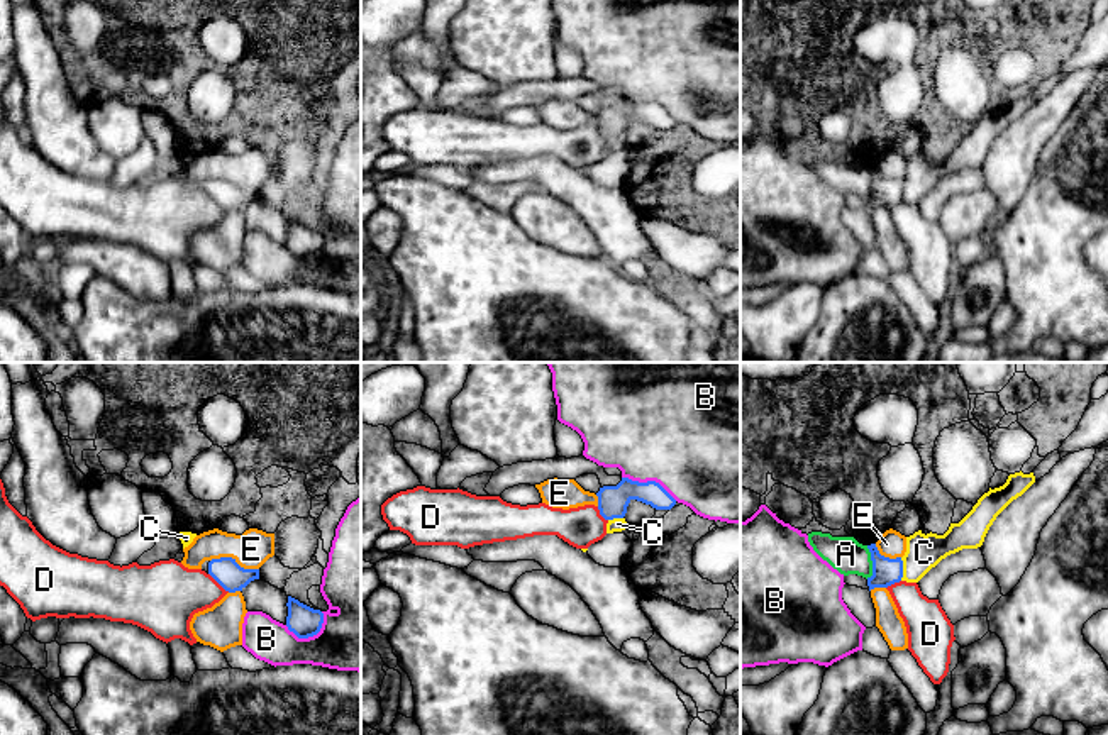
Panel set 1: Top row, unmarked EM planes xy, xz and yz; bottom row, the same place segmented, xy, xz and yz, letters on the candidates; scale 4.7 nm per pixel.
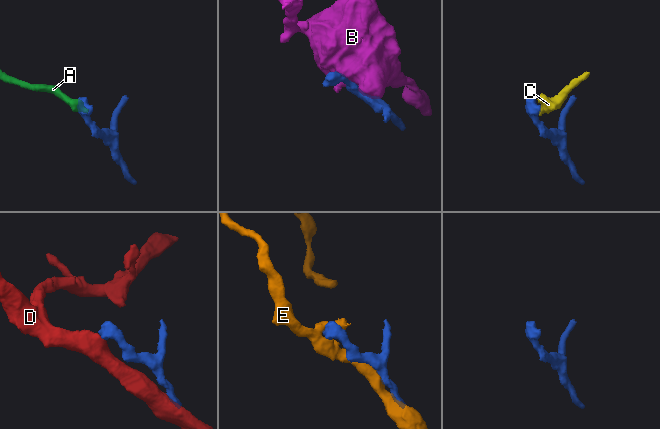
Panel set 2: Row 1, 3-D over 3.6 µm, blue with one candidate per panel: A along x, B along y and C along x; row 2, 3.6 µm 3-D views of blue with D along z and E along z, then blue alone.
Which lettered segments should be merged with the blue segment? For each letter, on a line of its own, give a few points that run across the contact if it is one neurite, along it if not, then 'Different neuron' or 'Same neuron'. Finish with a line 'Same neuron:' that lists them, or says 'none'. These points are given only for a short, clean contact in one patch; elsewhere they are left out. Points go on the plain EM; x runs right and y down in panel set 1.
A: Line: yz (866, 166), (871, 176), (869, 198). Different neuron
B: Different neuron
C: Line: yz (900, 178), (902, 200). Different neuron
D: Different neuron
E: Different neuron
Same neuron: none

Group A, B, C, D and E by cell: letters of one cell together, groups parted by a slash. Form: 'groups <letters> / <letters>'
groups A D / B / C / E

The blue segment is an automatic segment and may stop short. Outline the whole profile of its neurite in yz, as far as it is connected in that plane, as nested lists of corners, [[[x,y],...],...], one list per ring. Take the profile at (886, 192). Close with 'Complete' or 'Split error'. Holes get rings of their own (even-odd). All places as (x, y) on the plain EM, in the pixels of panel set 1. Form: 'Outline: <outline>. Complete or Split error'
Outline: [[[876,164],[867,166],[873,181],[873,196],[867,198],[869,212],[874,208],[888,208],[903,198],[901,178],[889,180],[879,174]]]. Complete

